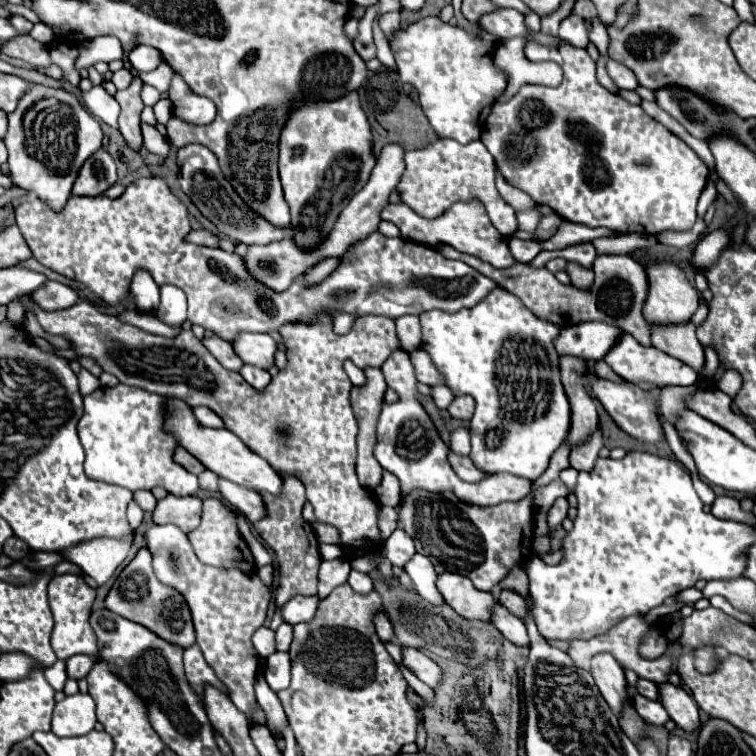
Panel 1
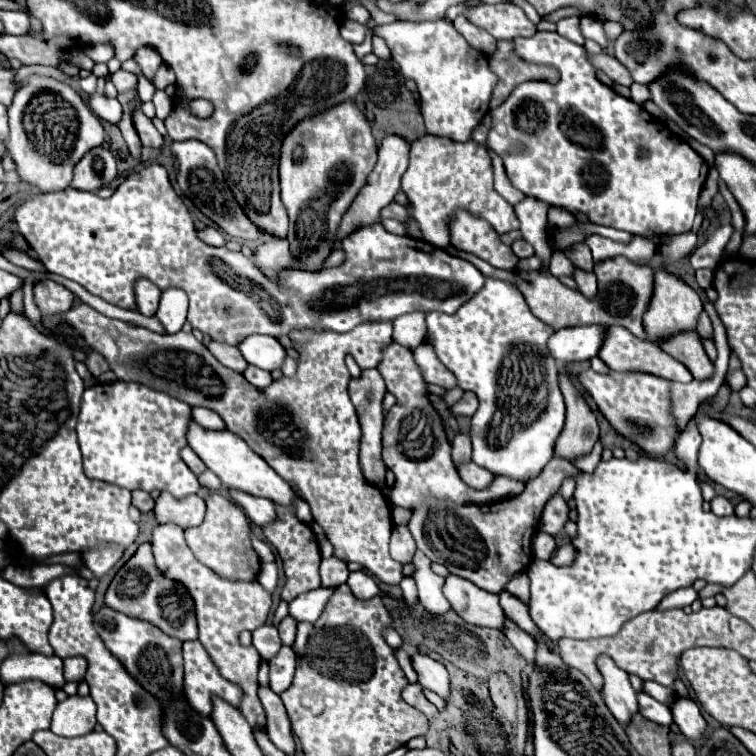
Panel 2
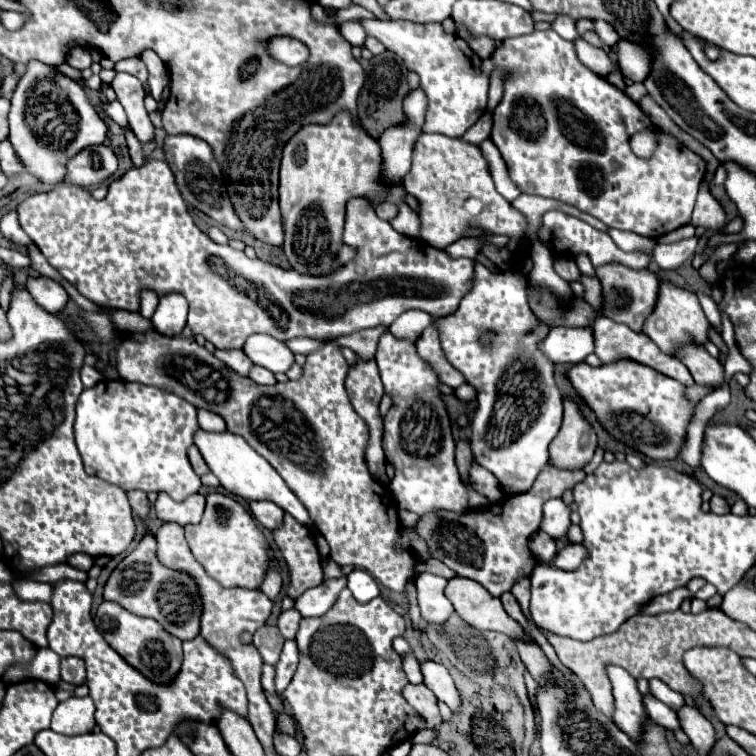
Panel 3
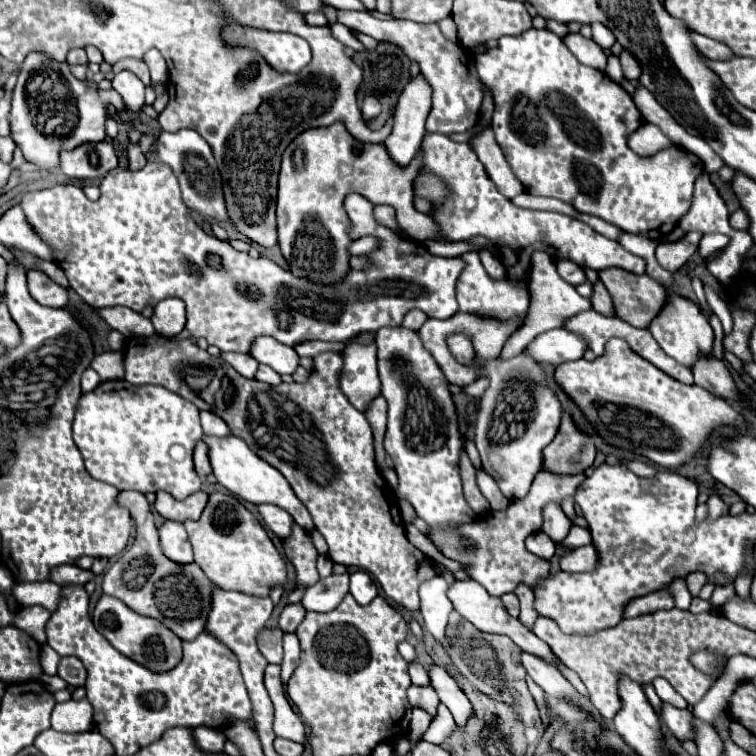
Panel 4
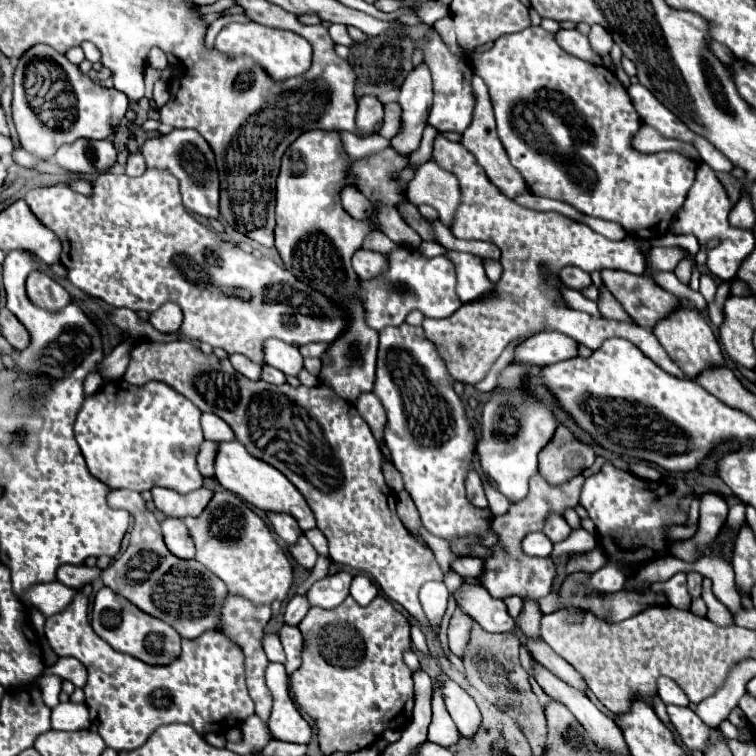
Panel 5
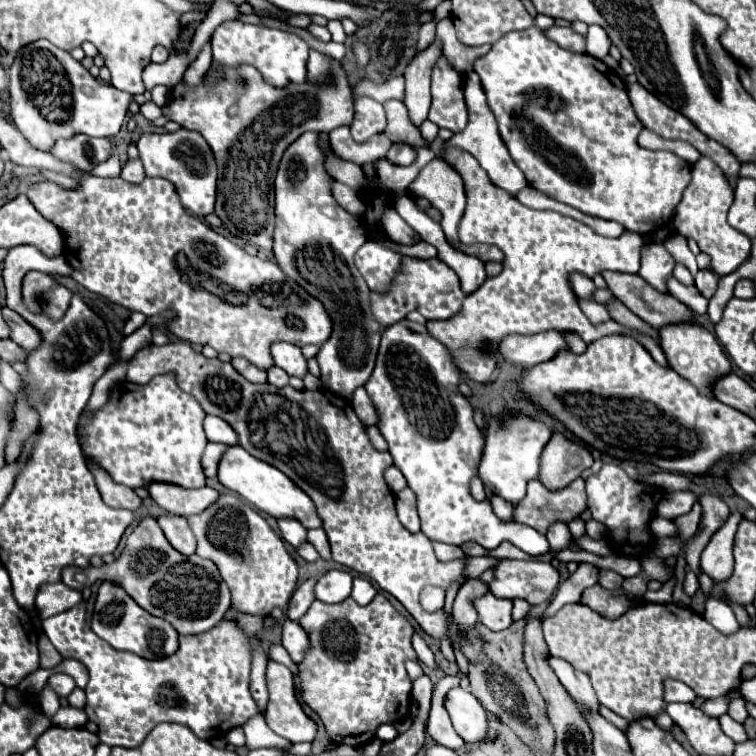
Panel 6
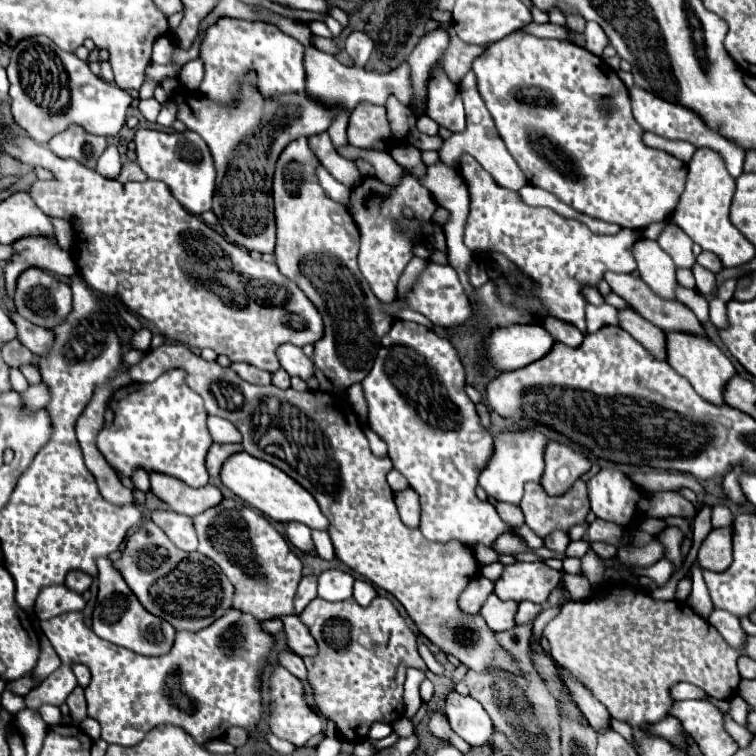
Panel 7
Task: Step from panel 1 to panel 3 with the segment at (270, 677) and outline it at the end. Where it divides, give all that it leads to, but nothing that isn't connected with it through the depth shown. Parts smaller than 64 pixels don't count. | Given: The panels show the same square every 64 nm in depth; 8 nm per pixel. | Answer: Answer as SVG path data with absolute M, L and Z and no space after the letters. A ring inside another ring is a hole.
M286 640L284 648L282 648L282 654L280 654L280 660L274 664L274 668L276 668L274 686L276 686L278 694L282 694L286 690L286 686L290 684L290 680L292 680L292 676L296 672L296 666L298 666L296 642L294 640Z

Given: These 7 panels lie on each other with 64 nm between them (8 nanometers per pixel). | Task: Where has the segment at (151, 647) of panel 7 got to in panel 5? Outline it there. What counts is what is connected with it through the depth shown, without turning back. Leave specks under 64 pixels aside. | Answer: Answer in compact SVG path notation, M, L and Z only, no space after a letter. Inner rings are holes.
M102 588L96 594L92 610L92 628L98 636L108 640L110 646L120 648L120 652L130 654L152 666L166 666L180 656L180 634L174 628L154 616L140 612L134 604L130 604L122 596L116 596L108 588Z

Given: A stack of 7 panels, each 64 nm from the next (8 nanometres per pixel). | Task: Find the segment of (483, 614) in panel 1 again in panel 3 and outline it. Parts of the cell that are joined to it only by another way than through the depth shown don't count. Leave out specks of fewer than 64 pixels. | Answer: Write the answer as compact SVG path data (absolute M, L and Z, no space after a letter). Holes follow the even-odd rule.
M452 578L444 588L446 598L462 620L480 630L494 630L513 640L532 640L506 612L500 600L468 578Z

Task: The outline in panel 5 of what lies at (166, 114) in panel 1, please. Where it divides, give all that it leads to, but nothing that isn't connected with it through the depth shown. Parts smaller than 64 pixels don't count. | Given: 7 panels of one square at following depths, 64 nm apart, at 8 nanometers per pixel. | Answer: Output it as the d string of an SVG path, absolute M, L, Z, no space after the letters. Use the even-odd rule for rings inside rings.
M152 48L148 54L147 65L158 70L165 69L168 65L166 54L160 52L160 48Z

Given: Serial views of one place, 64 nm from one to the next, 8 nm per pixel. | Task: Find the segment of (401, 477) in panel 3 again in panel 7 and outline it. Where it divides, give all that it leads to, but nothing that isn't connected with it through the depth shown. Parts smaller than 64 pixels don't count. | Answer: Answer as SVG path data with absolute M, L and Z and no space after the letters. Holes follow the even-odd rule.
M394 320L390 332L384 334L382 338L380 352L376 356L370 374L362 382L370 410L368 424L388 444L388 454L394 468L402 472L410 488L418 492L422 508L420 530L428 540L432 542L460 540L462 544L484 544L492 548L500 534L514 534L522 538L522 542L530 550L536 550L544 546L542 538L536 536L526 524L518 528L504 524L496 514L494 506L478 500L474 494L478 486L480 468L484 468L488 456L492 454L492 434L480 424L474 402L464 392L464 384L466 384L464 366L458 358L456 348L448 340L436 336L436 332L416 322Z

